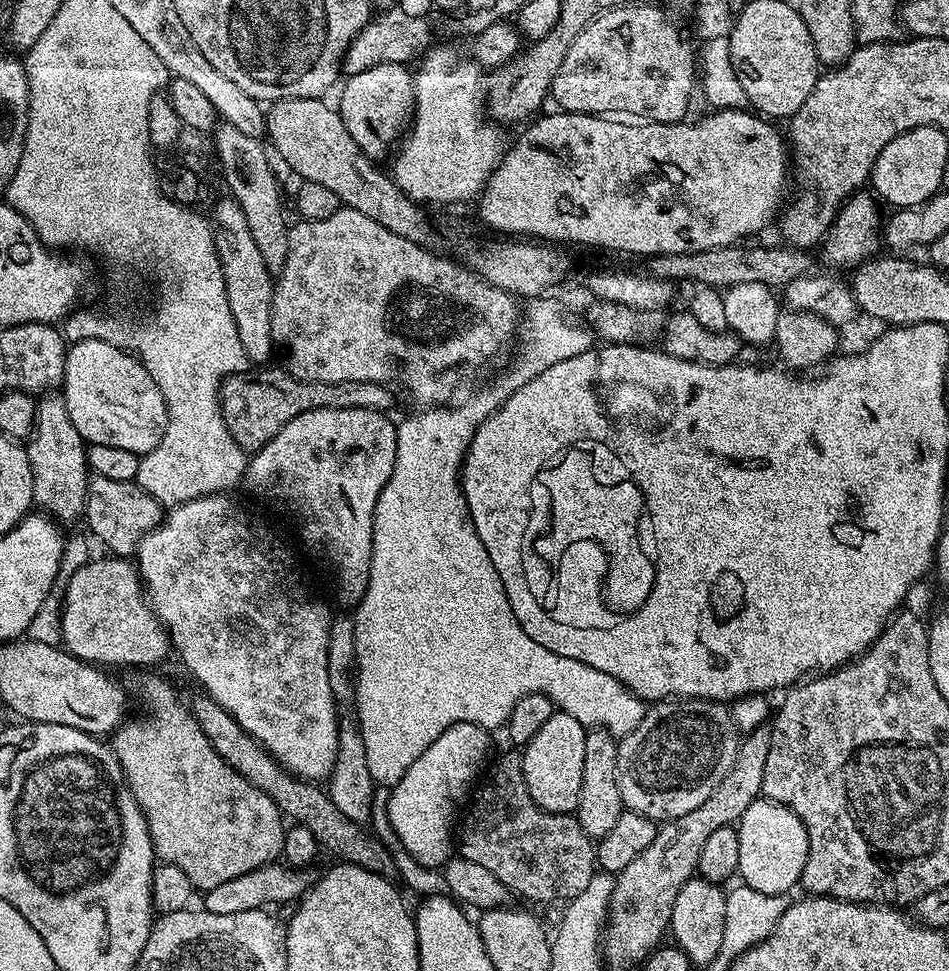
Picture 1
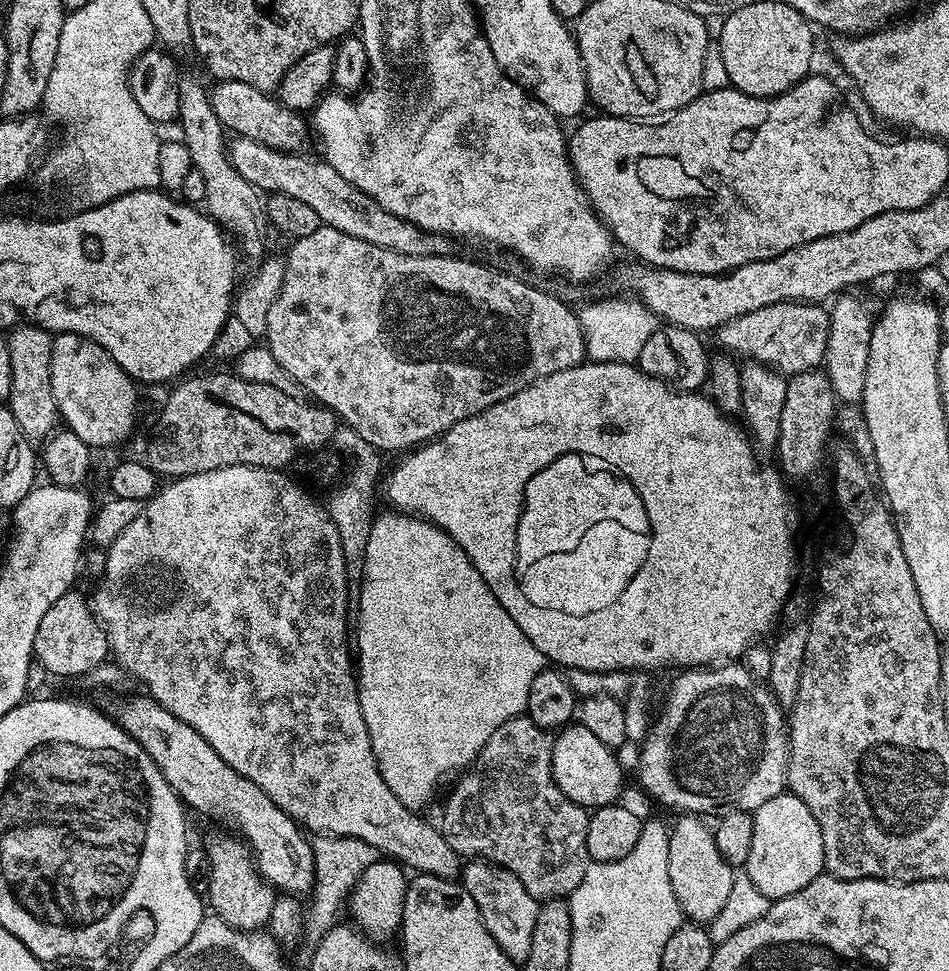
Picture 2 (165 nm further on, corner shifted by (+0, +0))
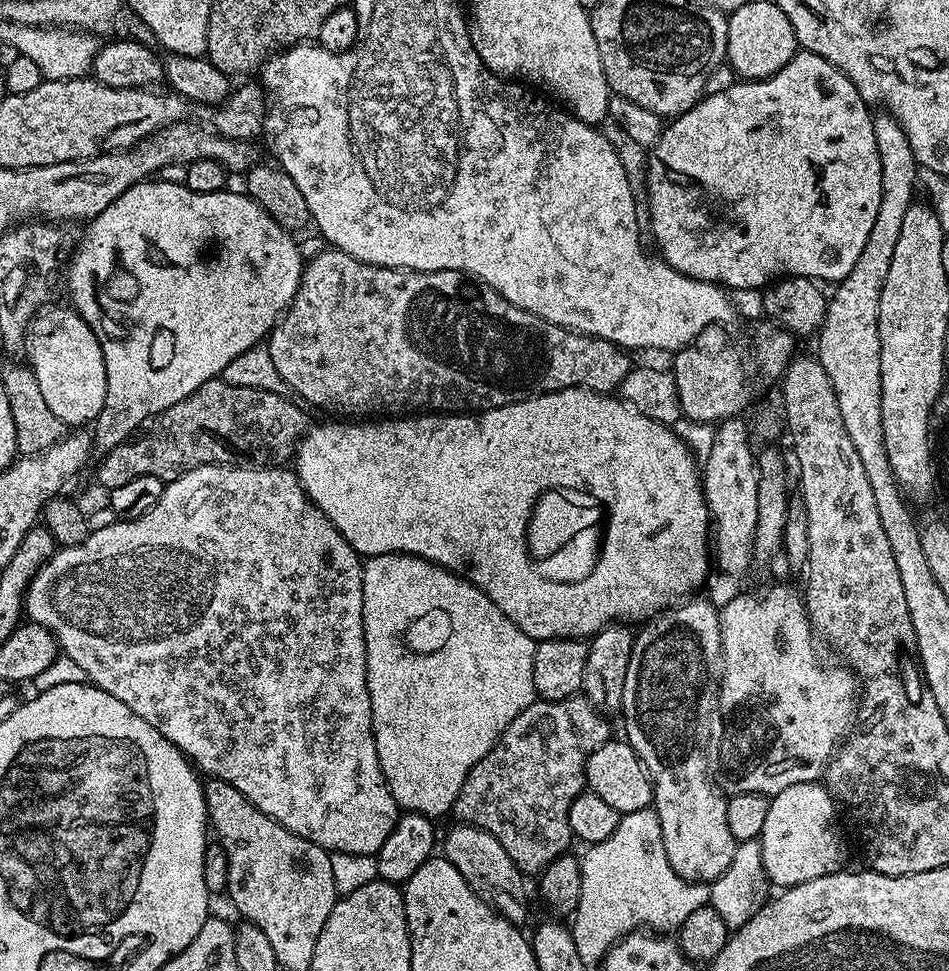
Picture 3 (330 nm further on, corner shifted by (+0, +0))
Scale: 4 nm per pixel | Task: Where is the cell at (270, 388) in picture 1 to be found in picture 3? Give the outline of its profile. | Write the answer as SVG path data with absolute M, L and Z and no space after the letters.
M221 378L206 382L155 417L141 440L129 439L107 452L96 468L96 480L105 490L111 490L139 476L176 480L200 464L283 465L293 459L300 437L310 427L305 409L290 399L266 390L228 385Z

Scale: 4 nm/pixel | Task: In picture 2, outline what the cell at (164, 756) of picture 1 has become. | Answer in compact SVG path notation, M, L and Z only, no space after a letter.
M220 836L206 844L208 864L212 867L208 875L206 900L212 903L216 911L213 913L232 928L240 932L255 932L267 925L278 892L261 876L252 849L243 839L232 836Z

